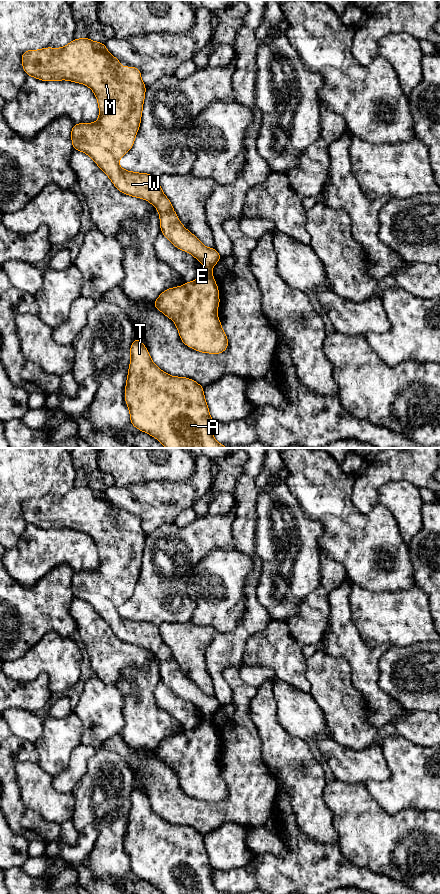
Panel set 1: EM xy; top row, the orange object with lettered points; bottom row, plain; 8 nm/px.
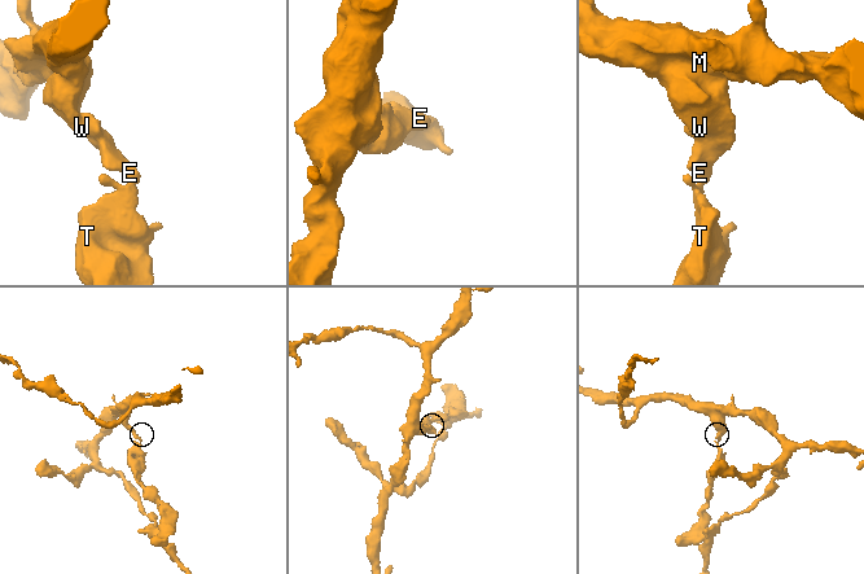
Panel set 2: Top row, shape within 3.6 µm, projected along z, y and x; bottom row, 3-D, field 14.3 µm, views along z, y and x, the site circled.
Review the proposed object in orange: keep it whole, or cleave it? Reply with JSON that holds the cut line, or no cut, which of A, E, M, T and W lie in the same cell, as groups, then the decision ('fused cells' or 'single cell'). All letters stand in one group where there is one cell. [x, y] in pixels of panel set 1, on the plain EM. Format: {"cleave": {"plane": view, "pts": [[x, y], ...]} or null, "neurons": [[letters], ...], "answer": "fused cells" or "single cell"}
{"cleave": {"plane": "xy", "pts": [[205, 717], [210, 719]]}, "neurons": [["A", "T"], ["E", "M", "W"]], "answer": "fused cells"}

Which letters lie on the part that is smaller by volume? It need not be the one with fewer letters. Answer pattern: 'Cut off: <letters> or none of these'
Cut off: A, T

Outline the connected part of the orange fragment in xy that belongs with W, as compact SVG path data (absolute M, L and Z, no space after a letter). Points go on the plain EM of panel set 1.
M89 486L74 487L63 496L28 498L22 502L21 508L23 517L29 524L42 529L73 529L92 537L99 553L99 567L95 571L74 572L71 579L74 598L91 605L120 640L145 647L156 655L163 683L176 696L192 702L205 718L212 719L221 707L220 702L215 696L205 695L181 672L171 649L159 633L159 626L147 621L127 619L119 614L119 607L132 596L141 570L146 534L141 527L140 518L131 514L121 515L120 508L109 501L104 491L91 489Z

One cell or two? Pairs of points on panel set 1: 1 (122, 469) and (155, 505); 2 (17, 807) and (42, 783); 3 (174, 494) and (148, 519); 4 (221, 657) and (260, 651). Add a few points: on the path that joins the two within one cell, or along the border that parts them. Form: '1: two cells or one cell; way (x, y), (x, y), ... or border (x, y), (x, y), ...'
1: two cells; border (158, 480), (140, 481), (123, 486), (114, 485)
2: two cells; border (16, 779), (22, 802), (41, 816)
3: one cell; way (168, 500), (154, 513)
4: two cells; border (254, 633), (246, 642), (242, 664)

